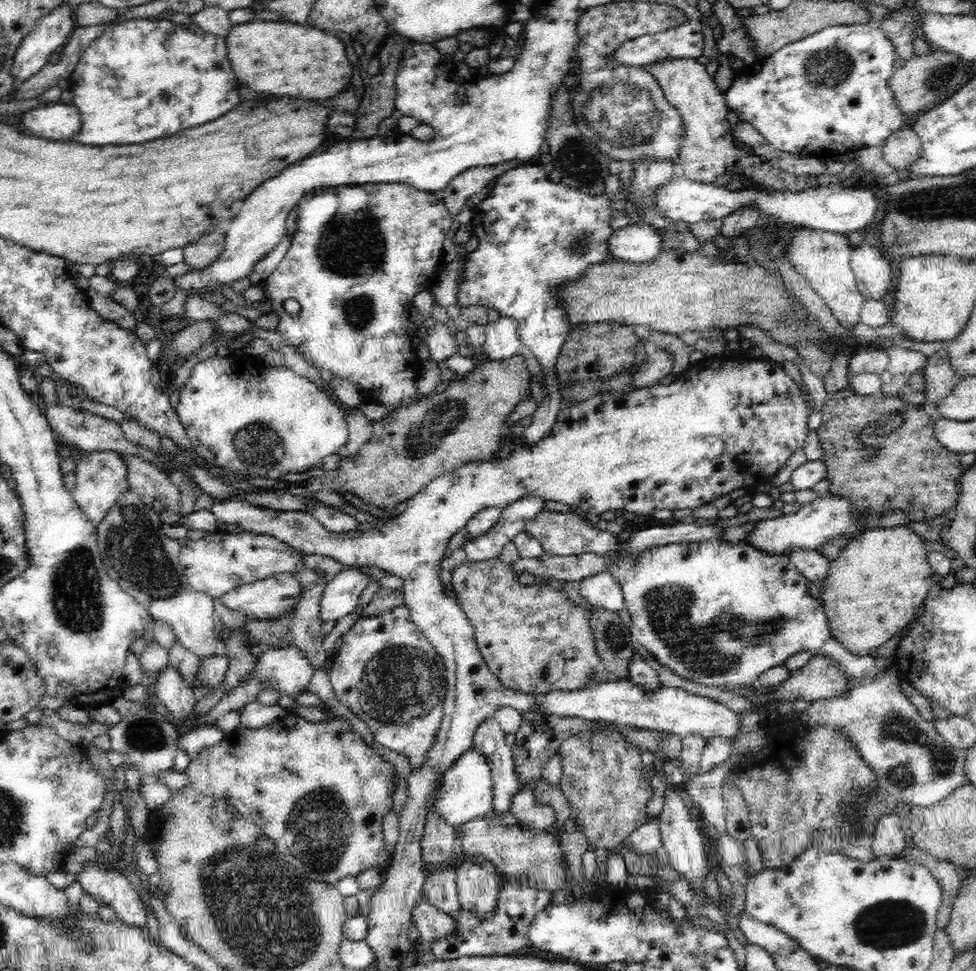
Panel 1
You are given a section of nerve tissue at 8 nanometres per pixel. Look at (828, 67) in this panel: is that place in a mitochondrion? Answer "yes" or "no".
yes

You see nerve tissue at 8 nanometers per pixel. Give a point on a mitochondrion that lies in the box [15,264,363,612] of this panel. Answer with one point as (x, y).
(135, 550)

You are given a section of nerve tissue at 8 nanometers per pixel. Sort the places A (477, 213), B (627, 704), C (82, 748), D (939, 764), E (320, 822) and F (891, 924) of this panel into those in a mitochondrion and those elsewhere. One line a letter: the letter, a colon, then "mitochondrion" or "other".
A: other
B: other
C: other
D: mitochondrion
E: mitochondrion
F: mitochondrion

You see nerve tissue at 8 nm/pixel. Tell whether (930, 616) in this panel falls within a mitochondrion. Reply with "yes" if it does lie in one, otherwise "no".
no

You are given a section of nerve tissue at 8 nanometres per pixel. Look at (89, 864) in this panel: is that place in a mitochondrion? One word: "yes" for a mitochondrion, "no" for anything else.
no

